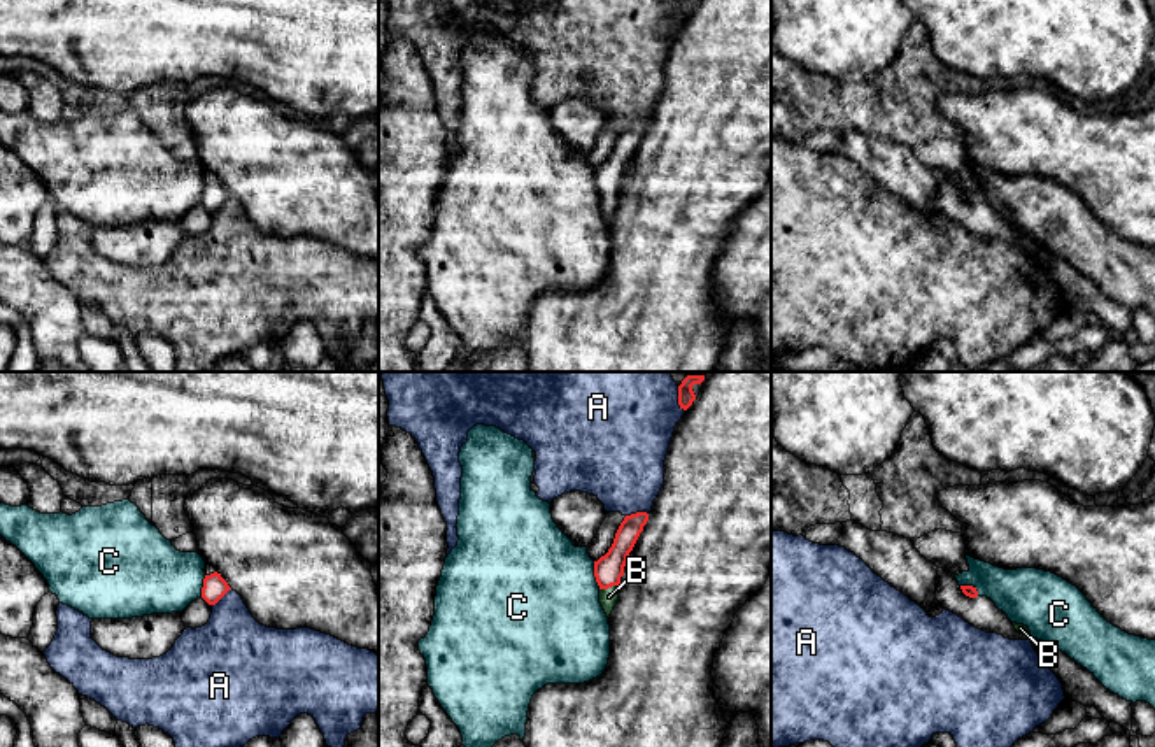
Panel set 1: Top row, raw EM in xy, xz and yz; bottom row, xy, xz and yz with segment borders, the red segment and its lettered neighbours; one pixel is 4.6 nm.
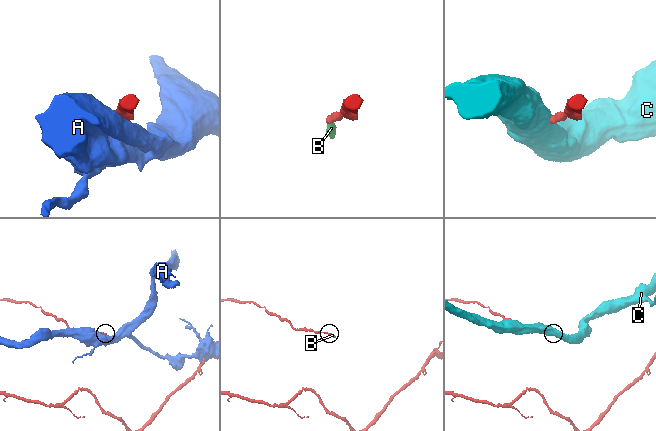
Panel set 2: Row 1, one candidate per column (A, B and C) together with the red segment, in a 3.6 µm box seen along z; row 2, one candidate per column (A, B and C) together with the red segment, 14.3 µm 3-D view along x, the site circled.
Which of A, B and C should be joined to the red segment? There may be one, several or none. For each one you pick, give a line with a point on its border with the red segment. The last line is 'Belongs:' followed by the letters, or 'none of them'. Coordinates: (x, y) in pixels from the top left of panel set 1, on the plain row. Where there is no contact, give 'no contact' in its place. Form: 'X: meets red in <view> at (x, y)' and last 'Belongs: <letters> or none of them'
B: meets red in xz at (607, 195)
Belongs: B

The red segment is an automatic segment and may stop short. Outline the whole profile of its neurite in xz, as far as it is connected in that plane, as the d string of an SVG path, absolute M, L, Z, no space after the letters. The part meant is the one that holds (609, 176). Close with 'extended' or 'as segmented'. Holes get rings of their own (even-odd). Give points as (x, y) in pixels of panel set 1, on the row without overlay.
M636 119L626 123L620 130L613 151L605 163L594 168L594 184L599 193L599 210L606 221L612 221L613 214L619 207L620 184L624 182L624 174L627 170L627 163L633 158L643 133L648 128L647 119Z; extended

